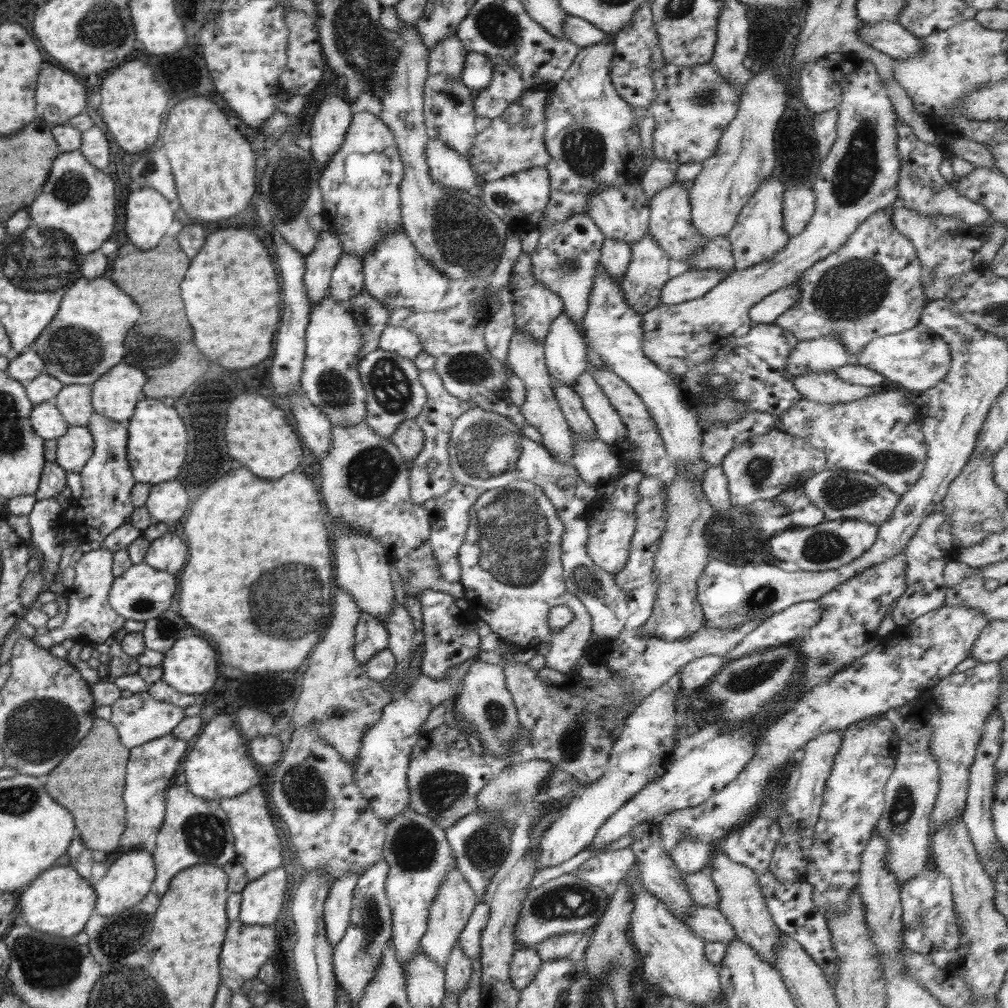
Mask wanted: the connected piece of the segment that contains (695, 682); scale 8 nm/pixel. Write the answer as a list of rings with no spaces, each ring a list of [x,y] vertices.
[[[718,655],[701,656],[685,664],[680,670],[679,686],[682,689],[704,689],[720,672],[726,660]]]

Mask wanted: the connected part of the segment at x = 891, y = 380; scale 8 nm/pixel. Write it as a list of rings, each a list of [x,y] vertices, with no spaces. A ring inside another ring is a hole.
[[[918,323],[914,328],[898,334],[880,335],[862,348],[856,365],[866,366],[886,379],[886,384],[896,384],[913,393],[923,392],[938,385],[950,369],[950,350],[944,339],[931,328]]]

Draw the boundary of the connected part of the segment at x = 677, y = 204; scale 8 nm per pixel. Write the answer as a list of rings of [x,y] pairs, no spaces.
[[[675,180],[670,186],[657,192],[649,204],[649,234],[668,254],[689,265],[690,270],[708,270],[713,268],[718,272],[734,270],[735,260],[732,256],[731,244],[726,236],[719,236],[706,241],[696,230],[691,221],[691,204],[689,190]]]

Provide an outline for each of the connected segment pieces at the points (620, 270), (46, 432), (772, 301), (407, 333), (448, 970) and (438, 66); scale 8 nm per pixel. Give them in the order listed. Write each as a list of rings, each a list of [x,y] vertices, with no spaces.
[[[605,238],[601,248],[599,266],[614,280],[623,281],[629,262],[631,261],[631,245],[616,238]]]
[[[51,401],[34,405],[30,419],[36,434],[46,440],[57,440],[66,434],[69,427],[54,402]]]
[[[792,284],[788,289],[780,288],[765,296],[760,302],[754,303],[749,310],[749,317],[754,324],[770,324],[775,322],[776,317],[786,312],[798,299],[799,288]]]
[[[387,326],[380,335],[379,348],[414,361],[424,351],[418,335],[403,326]]]
[[[459,940],[453,946],[451,955],[448,956],[445,967],[445,992],[462,994],[469,985],[472,977],[472,960],[465,955]]]
[[[456,32],[449,34],[429,52],[427,71],[430,75],[447,74],[455,80],[461,80],[467,54]]]

